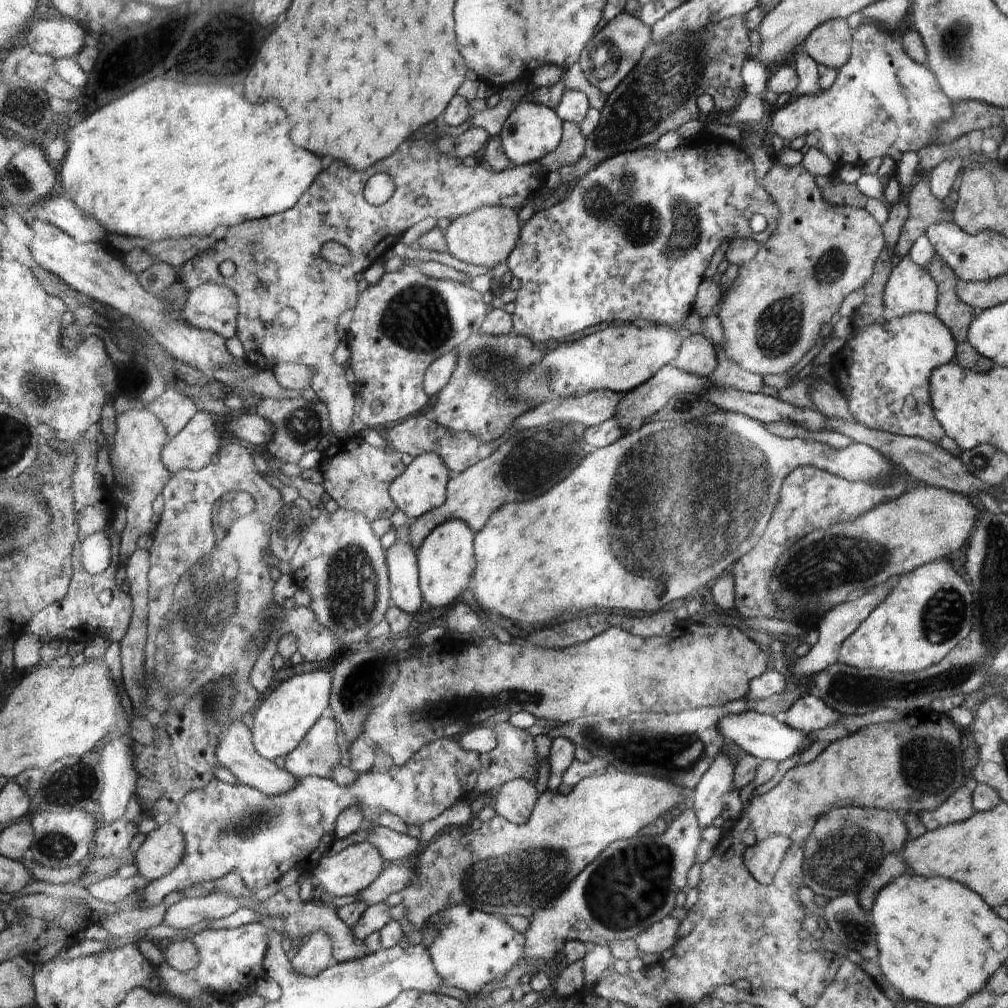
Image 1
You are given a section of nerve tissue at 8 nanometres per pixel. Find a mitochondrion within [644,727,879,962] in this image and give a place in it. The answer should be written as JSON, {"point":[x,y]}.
{"point":[859,934]}

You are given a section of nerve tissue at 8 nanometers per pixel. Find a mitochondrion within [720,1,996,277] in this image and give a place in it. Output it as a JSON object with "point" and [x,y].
{"point":[955,39]}

